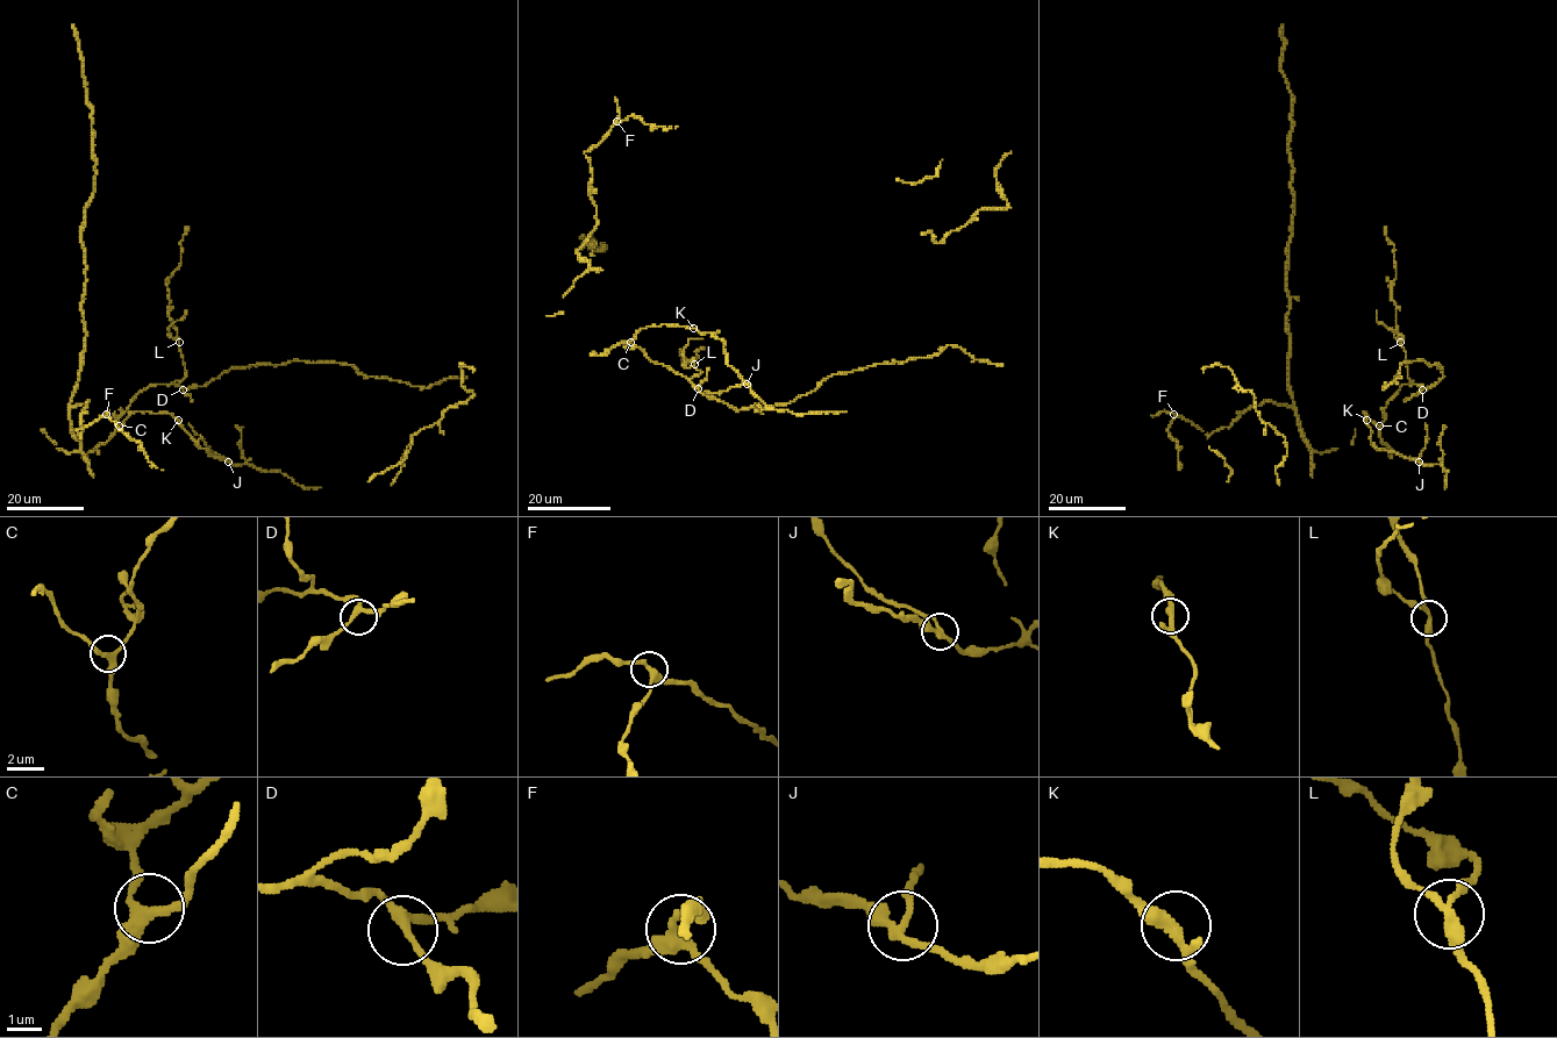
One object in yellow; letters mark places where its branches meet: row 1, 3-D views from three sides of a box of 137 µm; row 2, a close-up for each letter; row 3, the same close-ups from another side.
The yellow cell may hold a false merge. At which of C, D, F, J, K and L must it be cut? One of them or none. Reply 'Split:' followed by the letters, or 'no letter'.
Split: J

